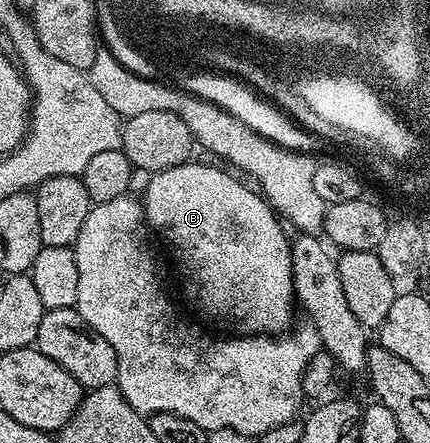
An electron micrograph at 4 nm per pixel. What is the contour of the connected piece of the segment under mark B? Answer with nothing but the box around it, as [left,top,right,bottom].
[140,160,296,336]

